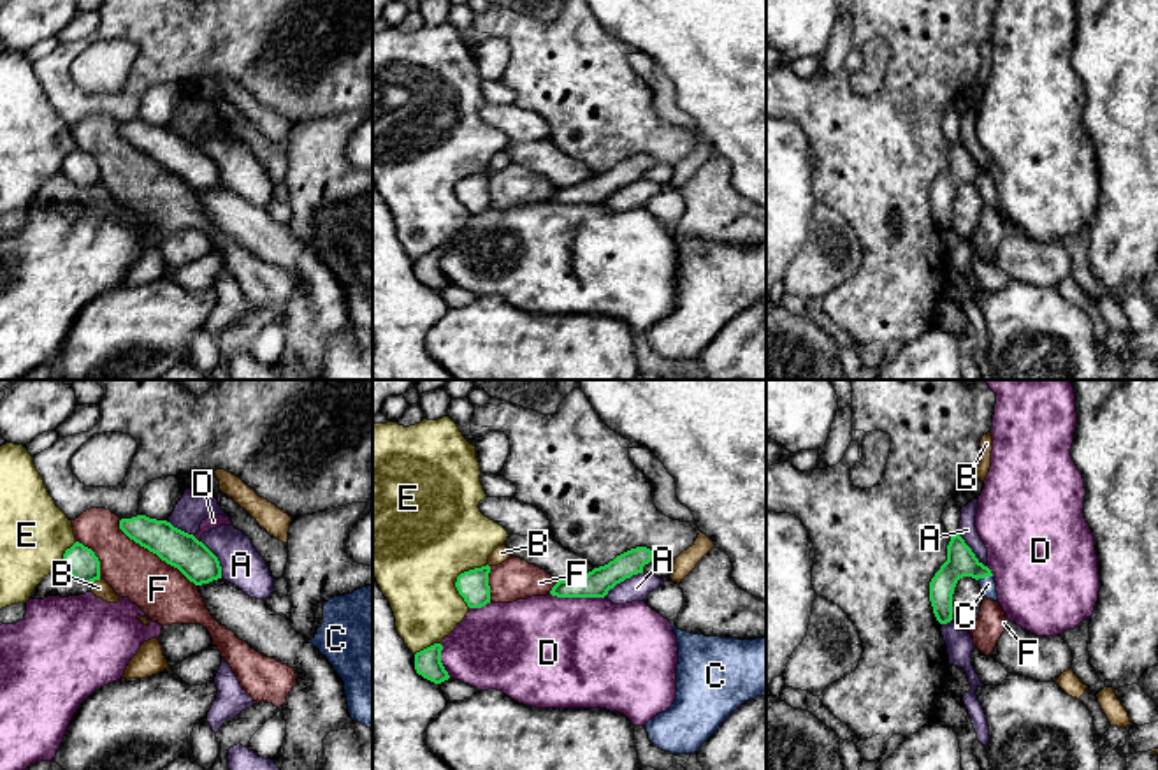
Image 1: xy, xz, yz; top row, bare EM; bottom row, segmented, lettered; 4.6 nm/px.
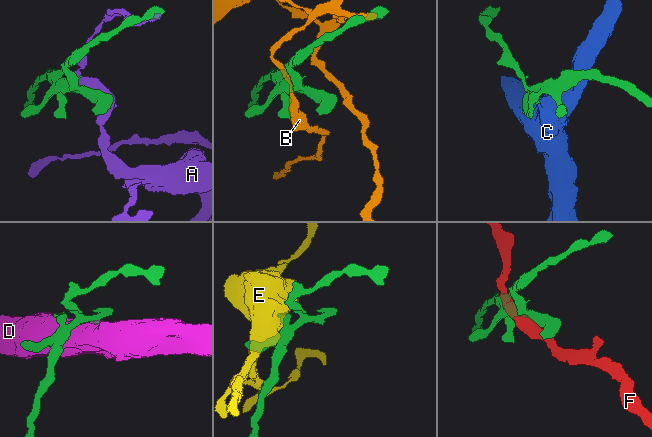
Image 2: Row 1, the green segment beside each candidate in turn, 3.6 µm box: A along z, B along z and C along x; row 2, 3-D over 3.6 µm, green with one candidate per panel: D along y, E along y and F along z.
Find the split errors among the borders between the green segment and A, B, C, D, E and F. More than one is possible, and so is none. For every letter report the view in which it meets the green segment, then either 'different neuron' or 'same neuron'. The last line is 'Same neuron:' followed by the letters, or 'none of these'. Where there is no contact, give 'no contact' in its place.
A: meets green in xz; different neuron
B: meets green in xy; different neuron
C: meets green in yz; same neuron
D: meets green in xz; different neuron
E: meets green in xz; different neuron
F: meets green in xy; different neuron
Same neuron: C

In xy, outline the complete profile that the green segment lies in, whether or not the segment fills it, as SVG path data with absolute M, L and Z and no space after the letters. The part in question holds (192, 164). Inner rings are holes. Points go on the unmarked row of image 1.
M137 121L121 125L119 135L130 146L177 174L195 192L221 185L218 163L193 141L174 134L167 127Z

